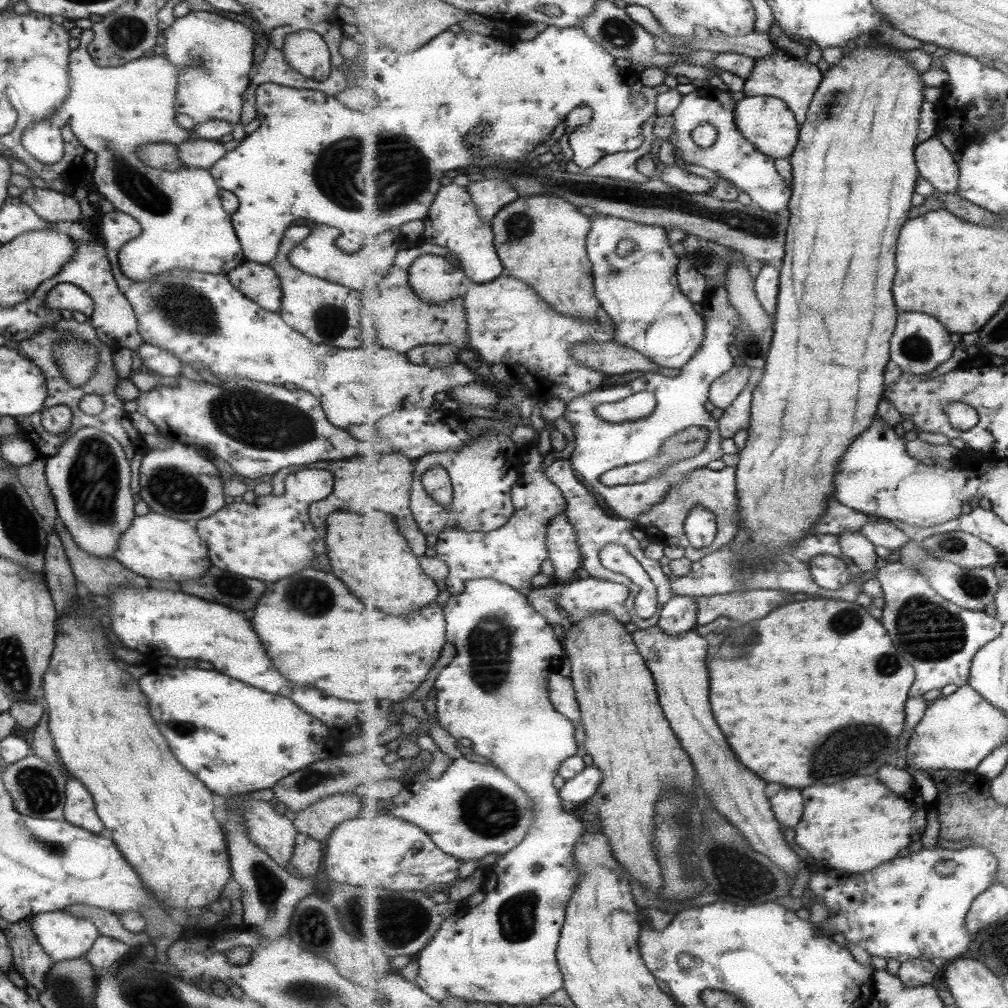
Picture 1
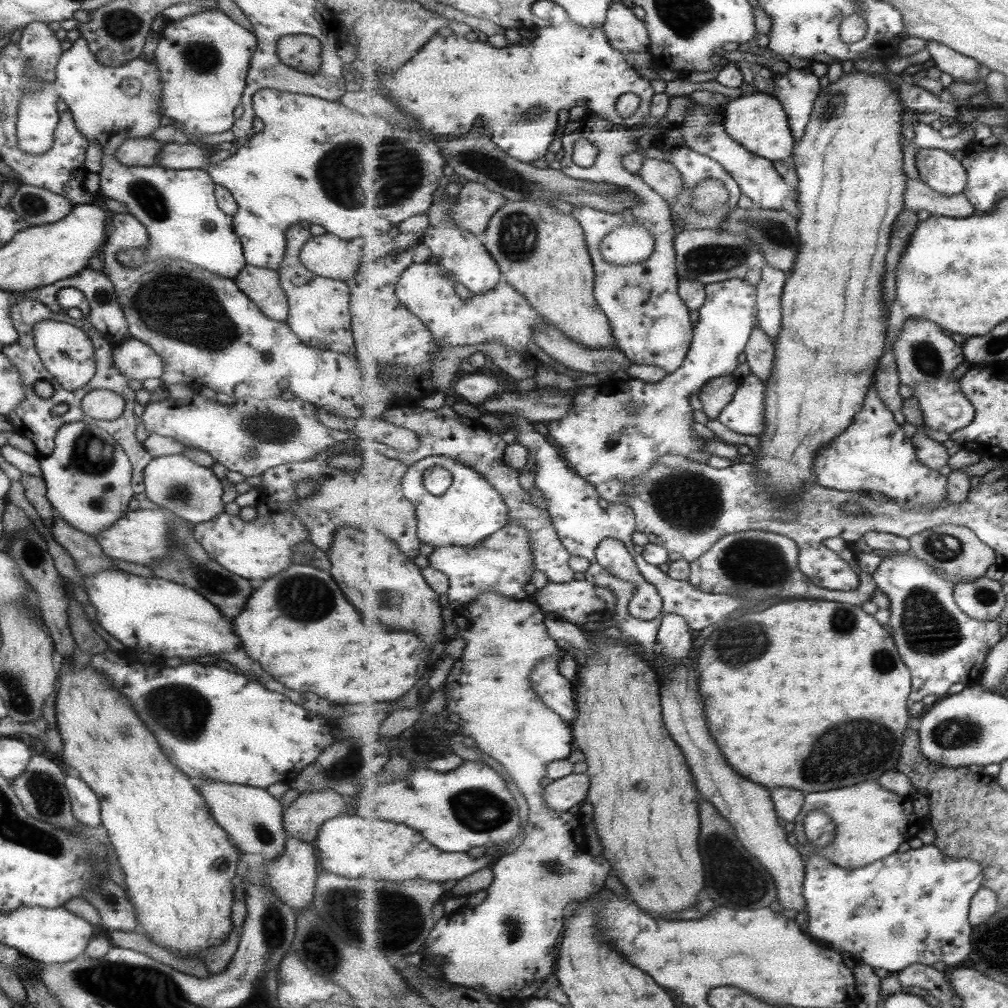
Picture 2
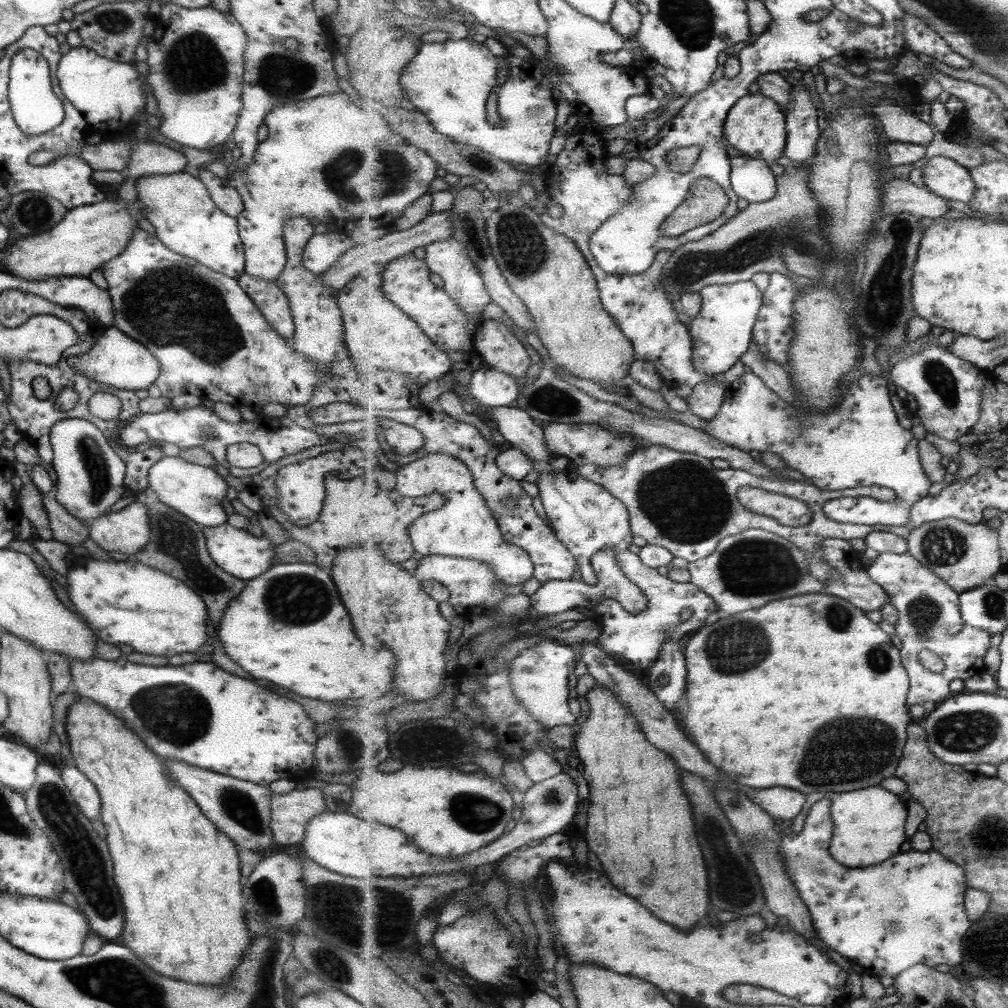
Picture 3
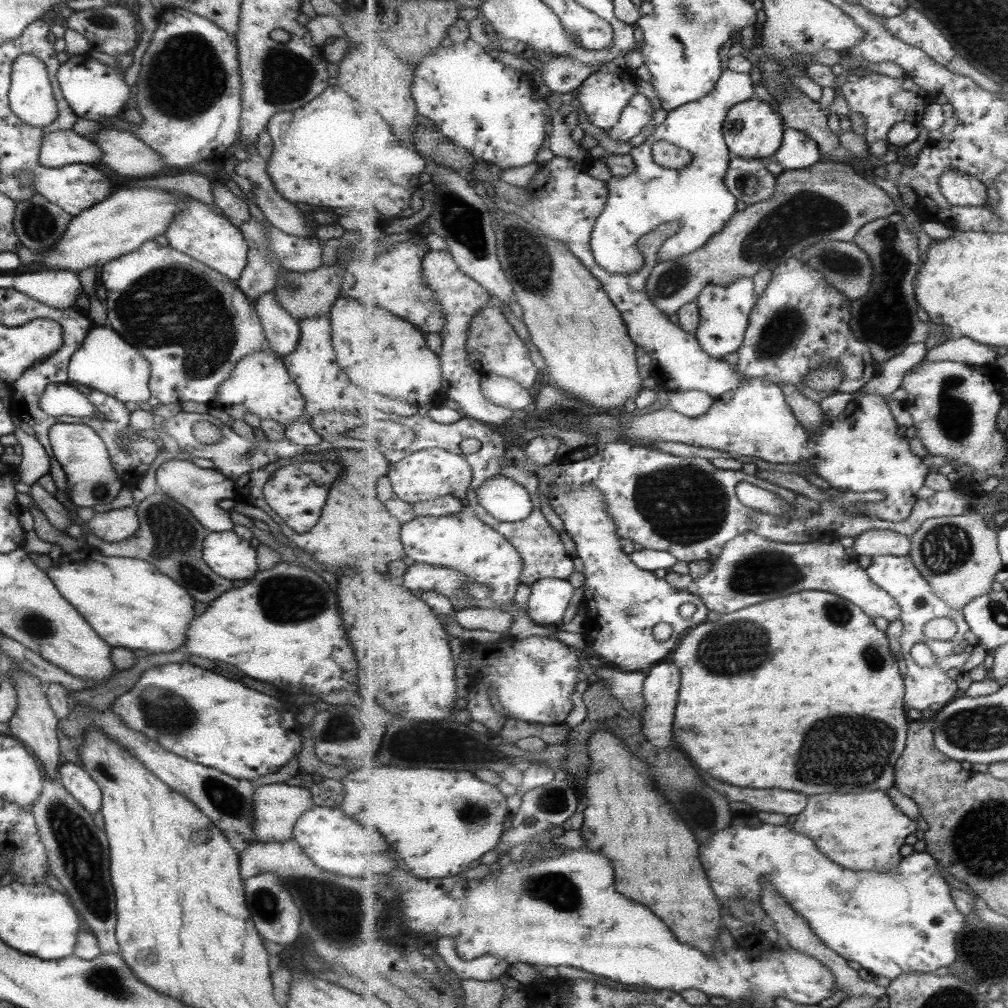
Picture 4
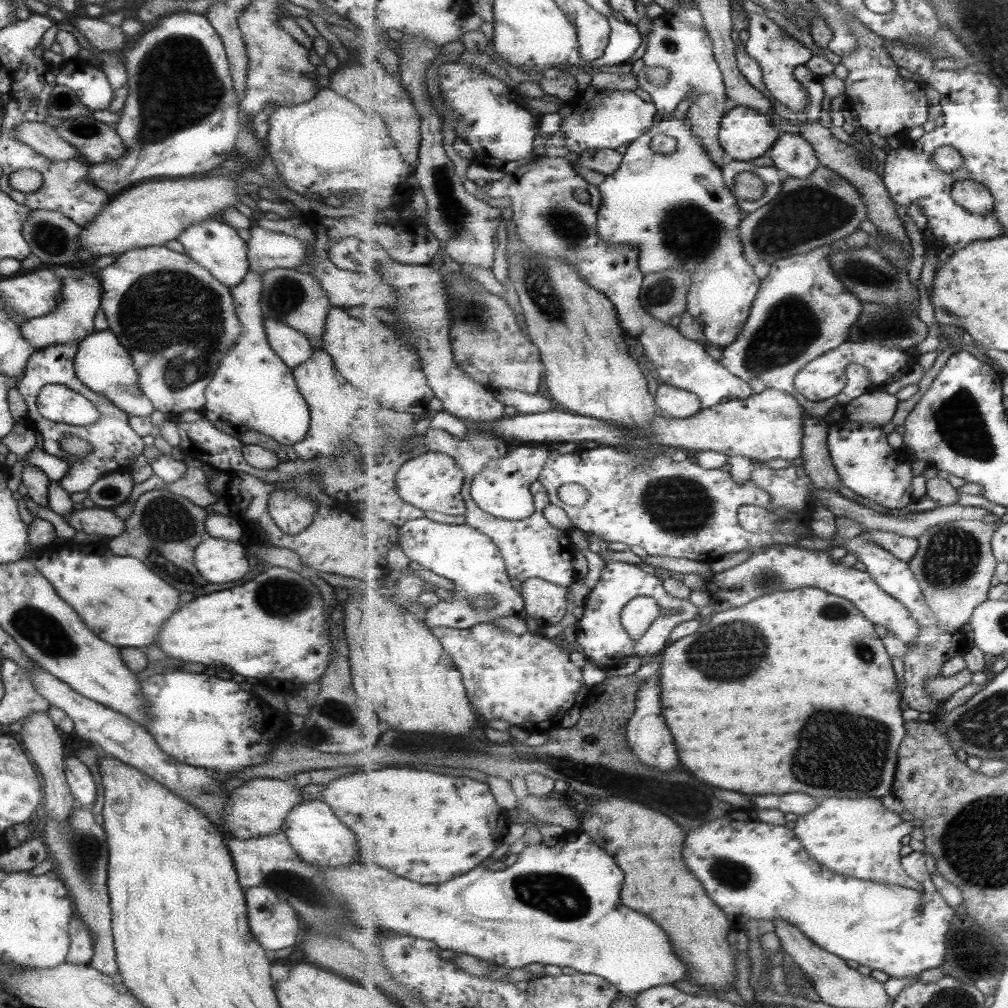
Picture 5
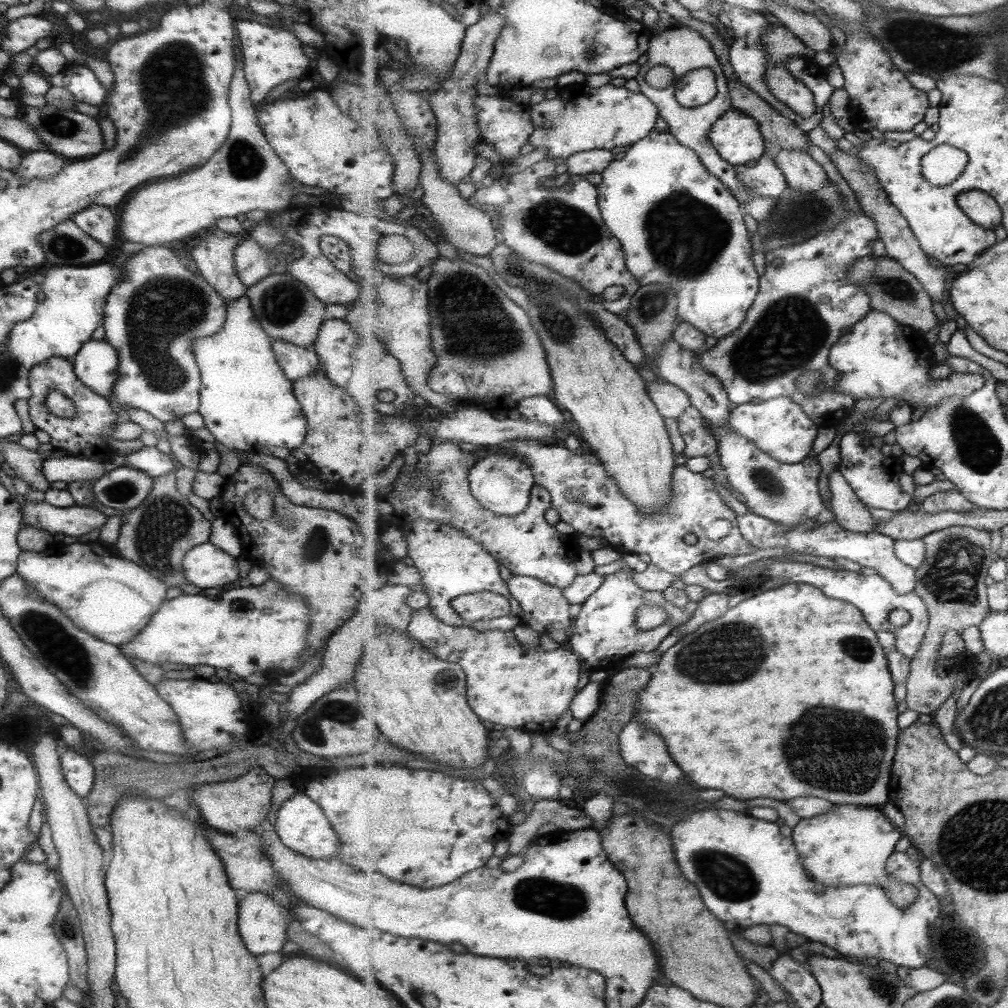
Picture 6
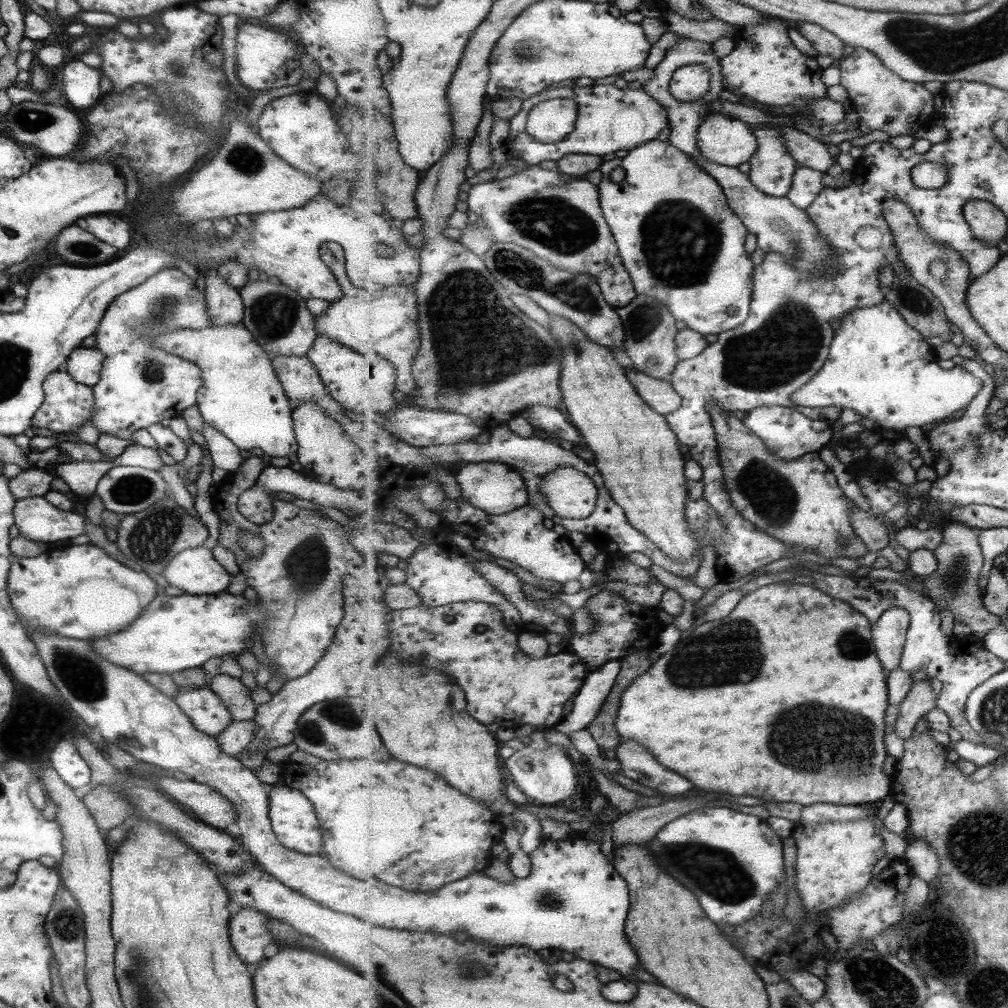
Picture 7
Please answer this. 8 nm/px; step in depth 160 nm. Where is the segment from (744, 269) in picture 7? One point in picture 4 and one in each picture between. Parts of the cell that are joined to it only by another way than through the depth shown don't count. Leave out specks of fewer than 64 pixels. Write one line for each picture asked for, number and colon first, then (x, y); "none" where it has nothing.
4: (697, 198)
5: (677, 207)
6: (708, 259)

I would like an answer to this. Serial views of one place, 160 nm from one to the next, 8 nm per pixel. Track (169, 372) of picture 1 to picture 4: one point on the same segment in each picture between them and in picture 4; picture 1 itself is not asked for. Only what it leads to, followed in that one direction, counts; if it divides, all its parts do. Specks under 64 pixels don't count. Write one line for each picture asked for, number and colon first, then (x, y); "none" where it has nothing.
2: (134, 360)
3: (115, 360)
4: (105, 363)

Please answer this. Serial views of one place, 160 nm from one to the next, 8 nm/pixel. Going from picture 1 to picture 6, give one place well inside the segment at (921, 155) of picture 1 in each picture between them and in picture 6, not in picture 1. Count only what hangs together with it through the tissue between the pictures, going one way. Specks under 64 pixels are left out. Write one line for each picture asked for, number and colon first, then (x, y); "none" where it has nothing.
2: (938, 168)
3: (944, 176)
4: (961, 188)
5: (974, 196)
6: (983, 209)

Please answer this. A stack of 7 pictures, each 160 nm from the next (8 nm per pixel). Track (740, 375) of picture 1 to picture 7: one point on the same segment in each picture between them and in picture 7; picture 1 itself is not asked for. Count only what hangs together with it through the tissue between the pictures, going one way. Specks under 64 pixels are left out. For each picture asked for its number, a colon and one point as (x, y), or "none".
2: (715, 396)
3: (705, 400)
4: (693, 404)
5: (678, 403)
6: (672, 402)
7: (661, 395)

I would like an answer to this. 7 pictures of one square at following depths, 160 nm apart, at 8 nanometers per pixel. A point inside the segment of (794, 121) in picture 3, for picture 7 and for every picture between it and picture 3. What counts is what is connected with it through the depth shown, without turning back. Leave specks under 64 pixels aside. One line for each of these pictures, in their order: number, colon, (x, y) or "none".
4: (798, 151)
5: (796, 157)
6: (804, 174)
7: (808, 183)

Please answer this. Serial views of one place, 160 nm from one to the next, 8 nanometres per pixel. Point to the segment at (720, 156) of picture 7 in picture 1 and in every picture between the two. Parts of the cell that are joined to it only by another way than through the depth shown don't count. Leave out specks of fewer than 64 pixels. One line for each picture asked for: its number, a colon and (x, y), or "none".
1: (767, 122)
2: (758, 121)
3: (756, 125)
4: (752, 130)
5: (745, 133)
6: (738, 137)

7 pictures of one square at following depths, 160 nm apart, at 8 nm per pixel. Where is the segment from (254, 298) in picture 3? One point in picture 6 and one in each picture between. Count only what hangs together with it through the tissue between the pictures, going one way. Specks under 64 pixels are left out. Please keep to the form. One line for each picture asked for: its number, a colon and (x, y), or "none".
4: (280, 329)
5: (286, 343)
6: (295, 362)

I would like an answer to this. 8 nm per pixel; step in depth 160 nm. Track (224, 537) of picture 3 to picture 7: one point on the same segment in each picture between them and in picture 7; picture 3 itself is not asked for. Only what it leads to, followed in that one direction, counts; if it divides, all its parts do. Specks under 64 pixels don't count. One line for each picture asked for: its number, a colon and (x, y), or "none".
4: (228, 555)
5: (218, 560)
6: (205, 565)
7: (194, 570)

